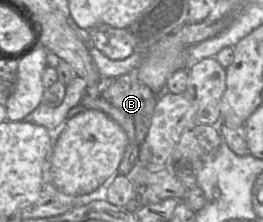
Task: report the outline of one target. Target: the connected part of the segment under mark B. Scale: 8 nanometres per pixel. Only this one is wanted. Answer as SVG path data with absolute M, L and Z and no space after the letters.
M136 70L116 78L102 77L96 84L87 85L80 102L69 110L67 118L88 109L96 109L117 122L127 135L127 145L118 174L127 176L131 169L139 163L140 150L148 132L158 97L159 94L154 93L138 79Z

